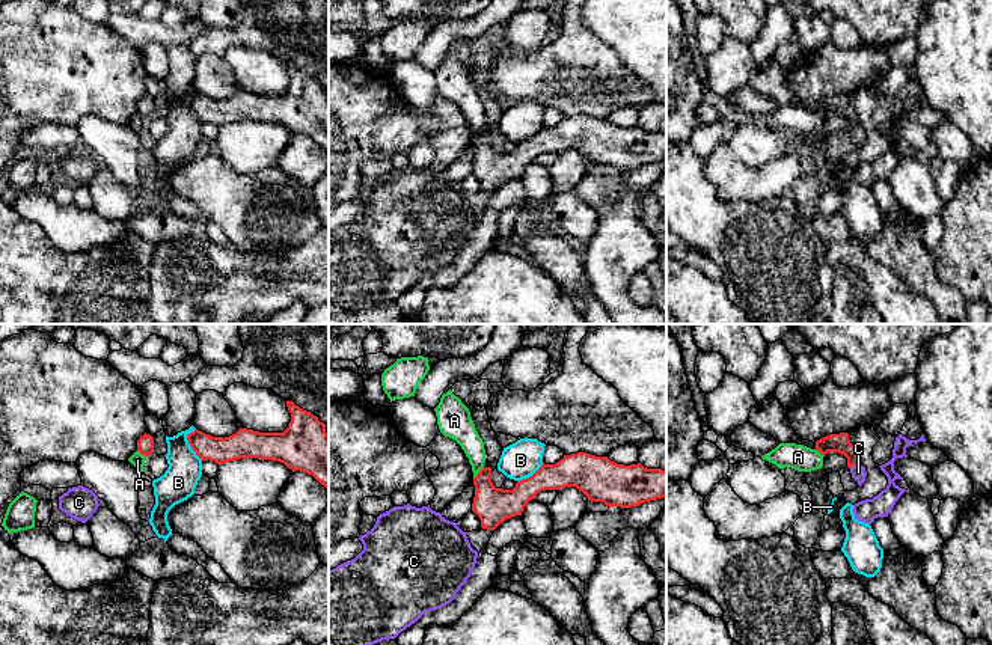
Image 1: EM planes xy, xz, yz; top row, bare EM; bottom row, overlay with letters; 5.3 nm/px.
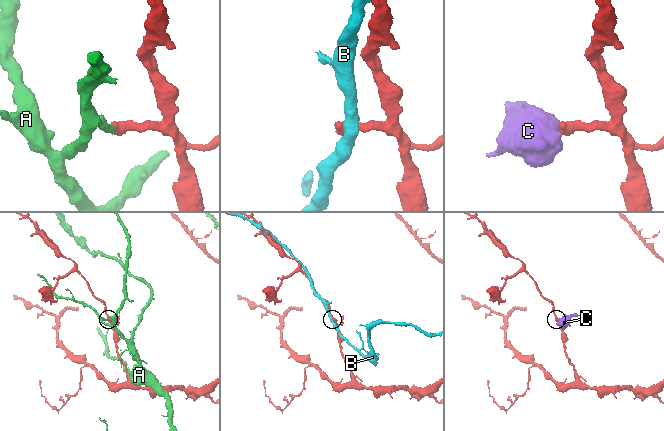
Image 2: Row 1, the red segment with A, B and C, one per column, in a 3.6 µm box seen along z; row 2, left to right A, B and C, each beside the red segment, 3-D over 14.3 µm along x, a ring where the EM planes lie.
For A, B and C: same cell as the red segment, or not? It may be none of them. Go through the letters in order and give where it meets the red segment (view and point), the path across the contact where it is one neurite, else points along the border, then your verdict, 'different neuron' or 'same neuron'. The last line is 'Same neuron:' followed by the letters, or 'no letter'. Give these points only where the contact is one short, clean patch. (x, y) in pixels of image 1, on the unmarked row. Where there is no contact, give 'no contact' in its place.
A: meets red in xz at (480, 134); border along xz (483, 128), (474, 140); different neuron
B: meets red in xy at (189, 106); different neuron
C: meets red in yz at (854, 127); runs through yz (840, 106), (851, 116), (854, 127), (858, 134); same neuron
Same neuron: C

